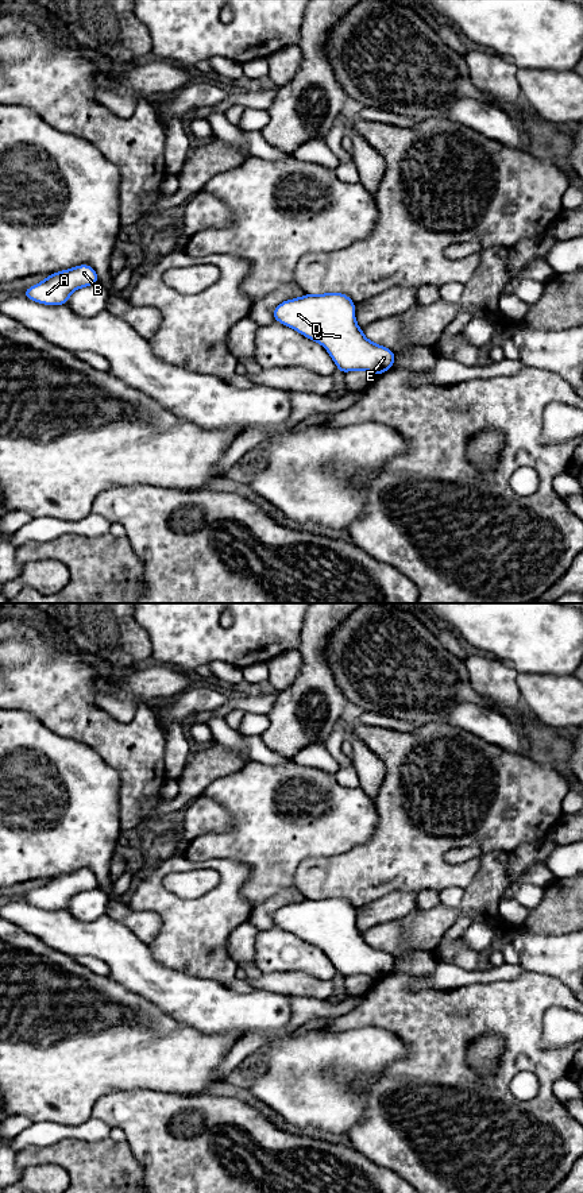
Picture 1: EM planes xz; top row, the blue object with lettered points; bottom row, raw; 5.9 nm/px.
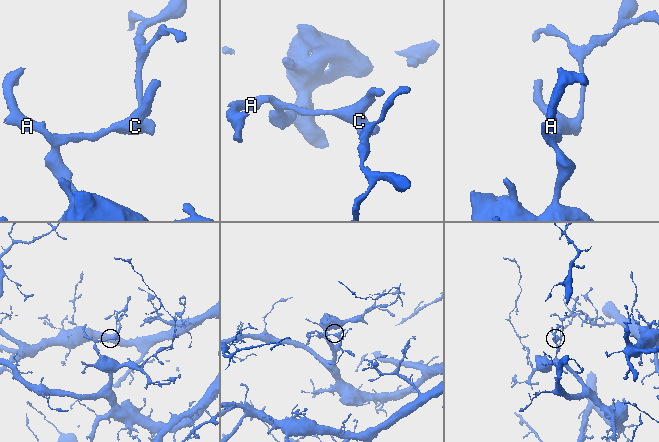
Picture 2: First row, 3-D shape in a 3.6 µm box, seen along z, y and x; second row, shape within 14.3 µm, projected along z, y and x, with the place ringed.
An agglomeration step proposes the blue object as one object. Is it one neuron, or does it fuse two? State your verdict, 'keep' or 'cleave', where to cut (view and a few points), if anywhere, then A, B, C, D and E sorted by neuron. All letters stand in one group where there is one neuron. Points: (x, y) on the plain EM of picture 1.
keep | no cut | A B C D E

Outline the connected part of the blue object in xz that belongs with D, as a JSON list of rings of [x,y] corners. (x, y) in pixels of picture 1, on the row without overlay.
[[[344,897],[305,899],[271,915],[274,924],[324,950],[339,977],[386,977],[395,957],[366,943],[355,926],[355,907]]]

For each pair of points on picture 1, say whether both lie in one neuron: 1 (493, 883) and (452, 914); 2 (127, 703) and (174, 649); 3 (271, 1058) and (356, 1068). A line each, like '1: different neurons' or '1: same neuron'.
1: same neuron
2: different neurons
3: same neuron

